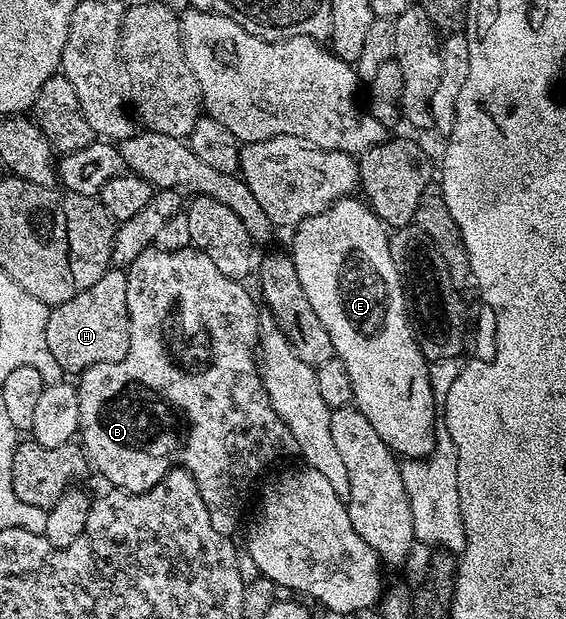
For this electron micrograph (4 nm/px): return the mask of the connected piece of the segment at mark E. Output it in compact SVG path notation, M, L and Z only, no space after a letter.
M351 196L344 197L341 201L335 201L330 208L318 215L305 217L299 225L295 226L293 233L296 234L292 237L290 256L294 263L294 271L298 271L298 283L302 283L302 291L306 291L306 299L310 299L310 307L314 307L314 315L318 315L318 319L322 319L322 327L326 327L326 331L330 331L330 343L334 343L336 356L346 367L348 382L352 384L352 400L355 409L368 420L370 427L378 435L378 439L382 439L382 443L388 446L397 458L423 459L427 457L435 447L438 436L437 430L432 430L435 425L438 425L438 406L434 399L434 391L430 387L430 375L428 374L430 362L422 355L416 342L416 336L412 334L412 323L408 320L406 312L406 289L400 280L400 273L394 267L394 259L390 259L388 247L390 237L386 232L384 222L372 214L372 210L363 200Z

